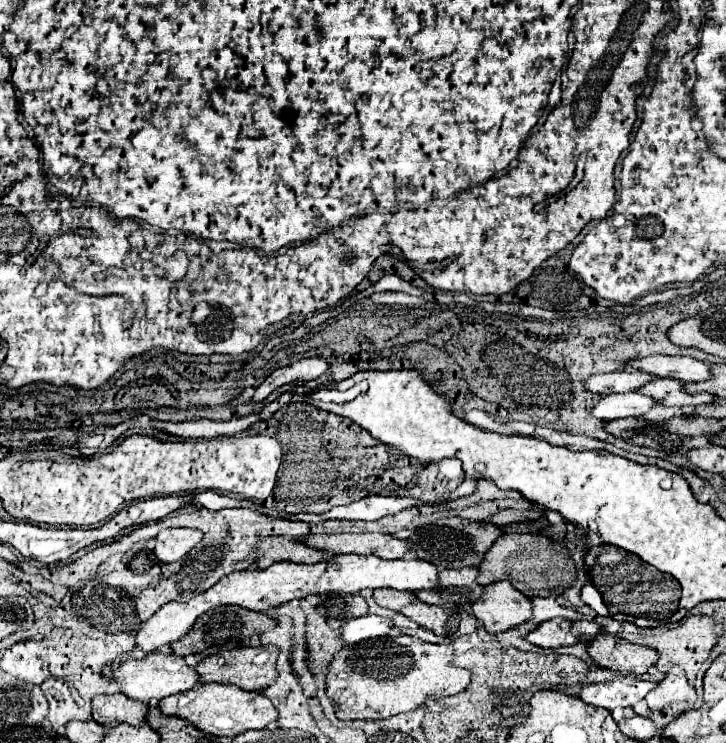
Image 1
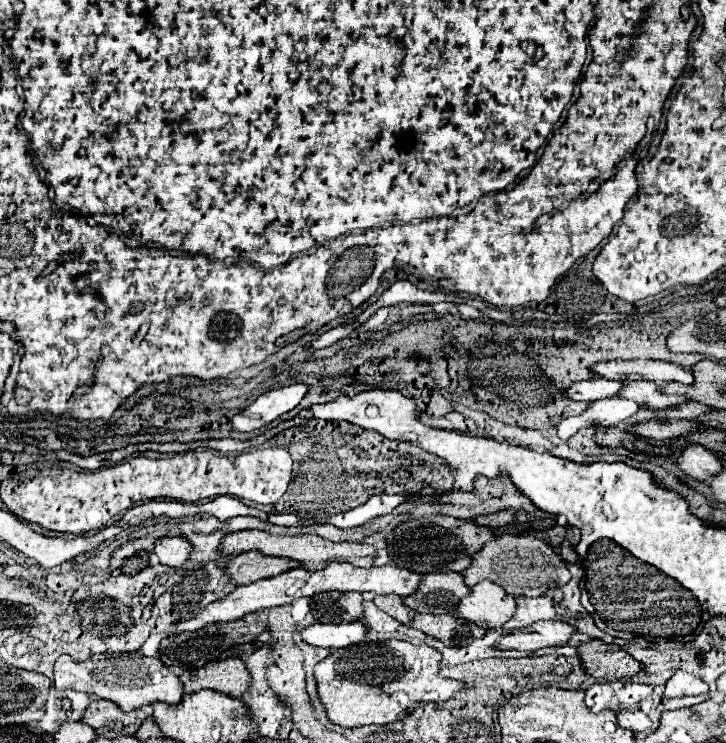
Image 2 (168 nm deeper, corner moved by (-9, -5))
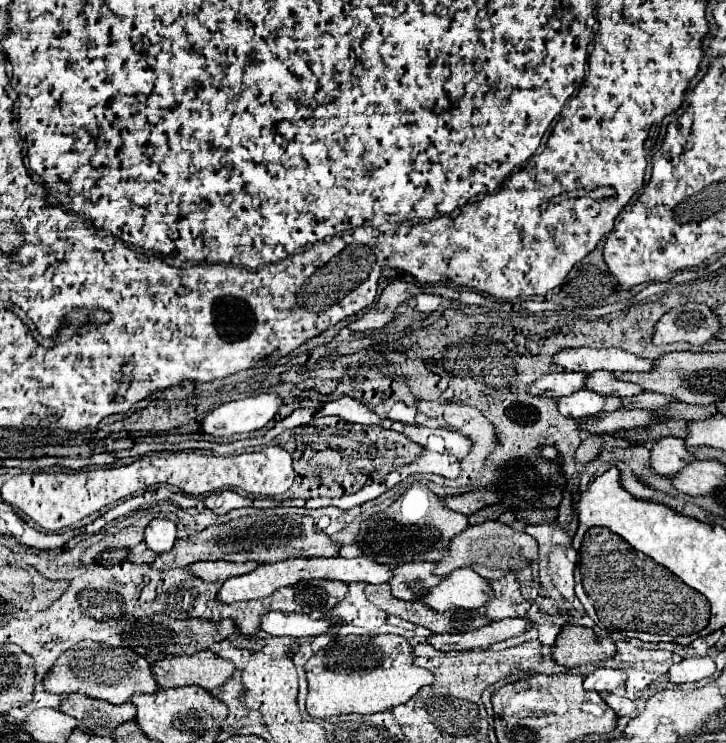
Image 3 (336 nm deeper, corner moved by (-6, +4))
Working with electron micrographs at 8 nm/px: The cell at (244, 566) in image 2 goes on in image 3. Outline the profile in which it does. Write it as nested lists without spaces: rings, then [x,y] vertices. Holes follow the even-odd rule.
[[[197,562],[193,566],[189,566],[189,572],[205,582],[225,582],[229,578],[235,578],[235,576],[243,576],[251,570],[255,570],[259,564],[257,562],[243,562],[243,564],[237,564],[237,562]]]

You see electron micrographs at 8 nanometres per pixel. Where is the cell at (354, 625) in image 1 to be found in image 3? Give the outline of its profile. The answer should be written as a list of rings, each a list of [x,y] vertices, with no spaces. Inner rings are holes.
[[[267,612],[261,618],[261,632],[271,636],[291,636],[291,638],[311,638],[331,630],[329,620],[313,620],[307,614],[289,612]]]

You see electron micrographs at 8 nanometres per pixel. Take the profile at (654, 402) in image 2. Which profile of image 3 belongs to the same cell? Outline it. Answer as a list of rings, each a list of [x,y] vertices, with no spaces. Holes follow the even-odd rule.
[[[591,372],[587,374],[589,380],[585,380],[585,388],[603,394],[603,396],[619,396],[619,398],[627,398],[627,396],[635,396],[641,392],[641,388],[637,384],[631,382],[621,382],[617,380],[611,372]]]

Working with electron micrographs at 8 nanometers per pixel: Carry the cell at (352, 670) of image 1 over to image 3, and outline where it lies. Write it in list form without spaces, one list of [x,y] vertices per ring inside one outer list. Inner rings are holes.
[[[347,636],[331,640],[305,664],[309,684],[307,712],[313,718],[335,714],[375,714],[405,704],[419,688],[433,682],[433,674],[413,664],[413,650],[403,636]]]

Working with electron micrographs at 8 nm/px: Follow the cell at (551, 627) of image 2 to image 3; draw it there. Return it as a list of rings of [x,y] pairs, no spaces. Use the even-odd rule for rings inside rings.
[[[505,618],[505,620],[491,622],[489,626],[465,632],[465,634],[431,634],[427,638],[427,642],[443,652],[487,648],[495,642],[501,642],[501,640],[521,634],[525,628],[529,628],[529,624],[531,622],[525,618]]]

